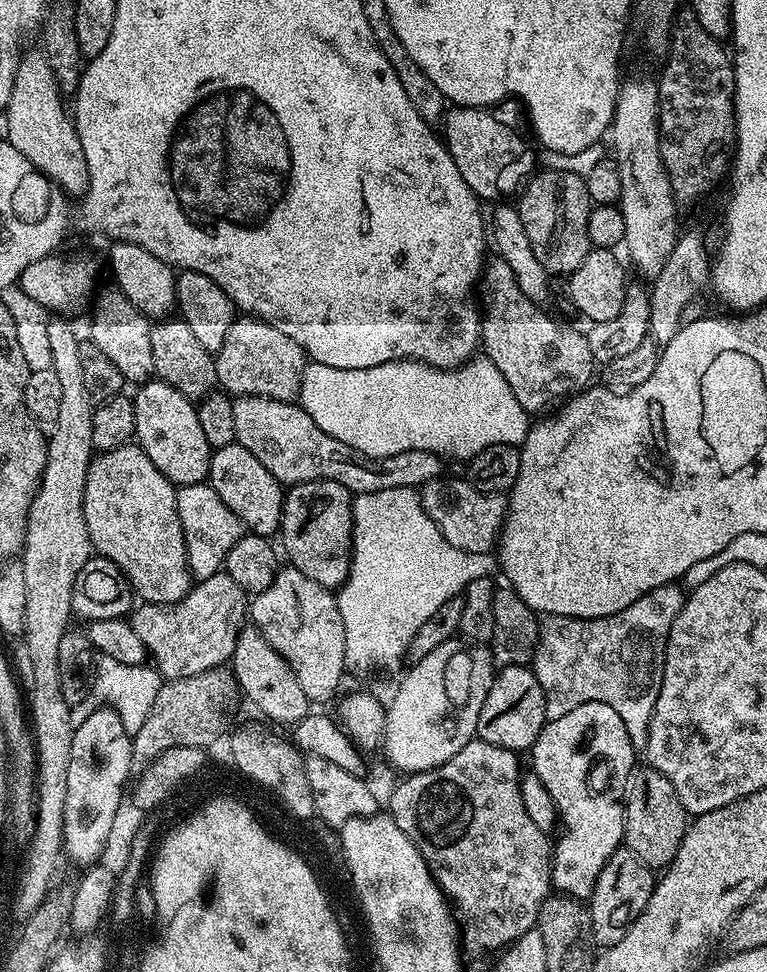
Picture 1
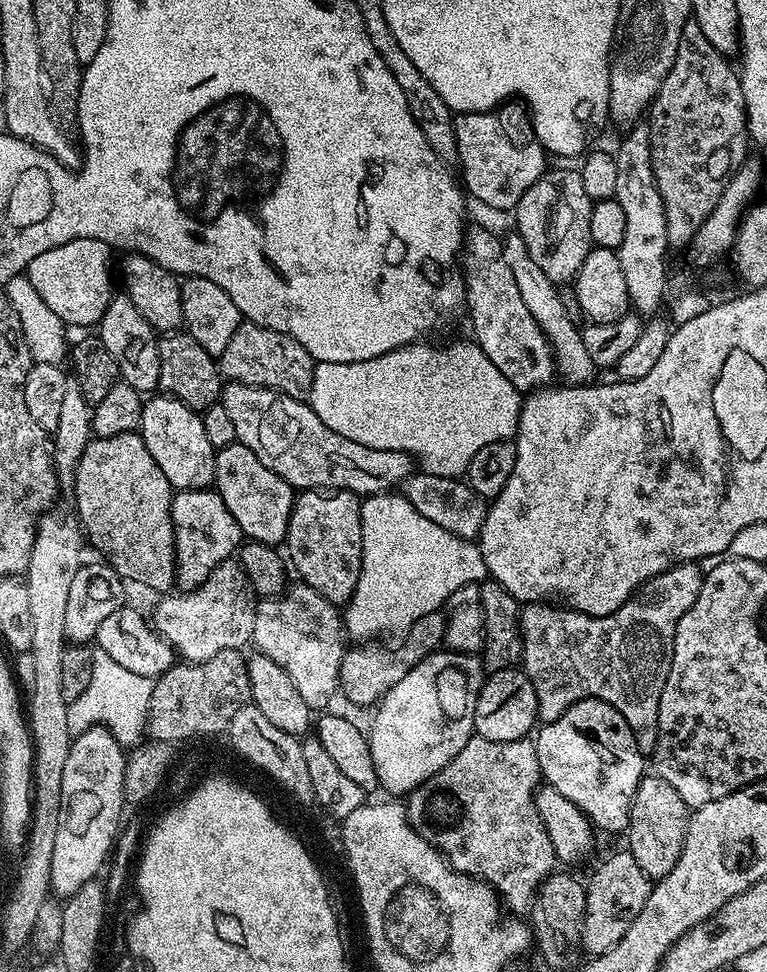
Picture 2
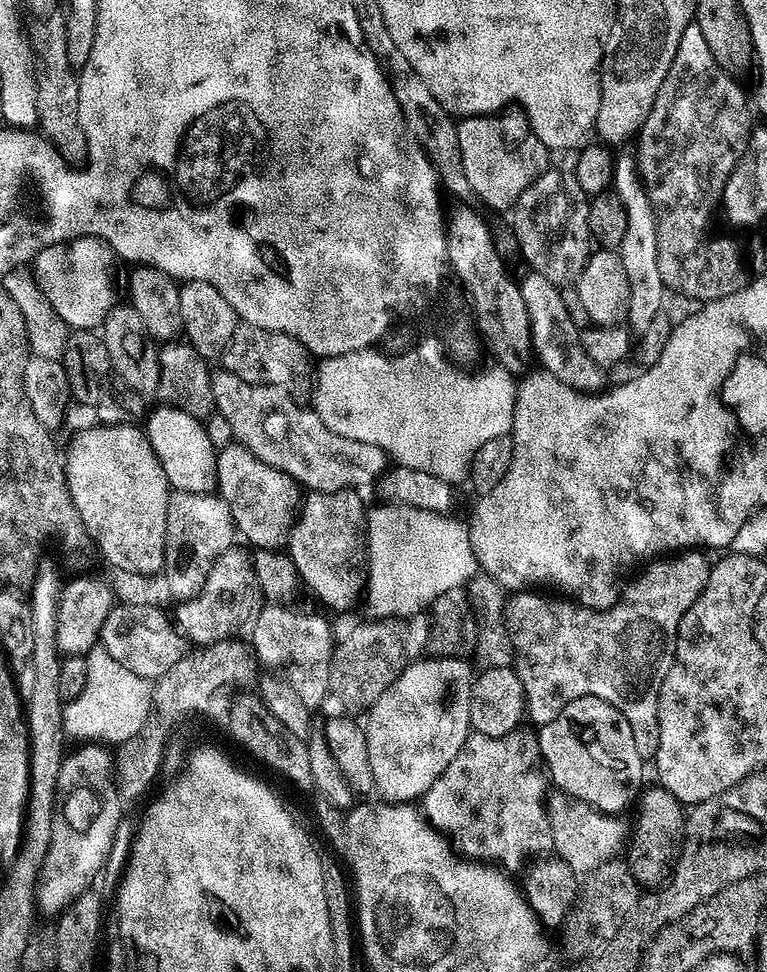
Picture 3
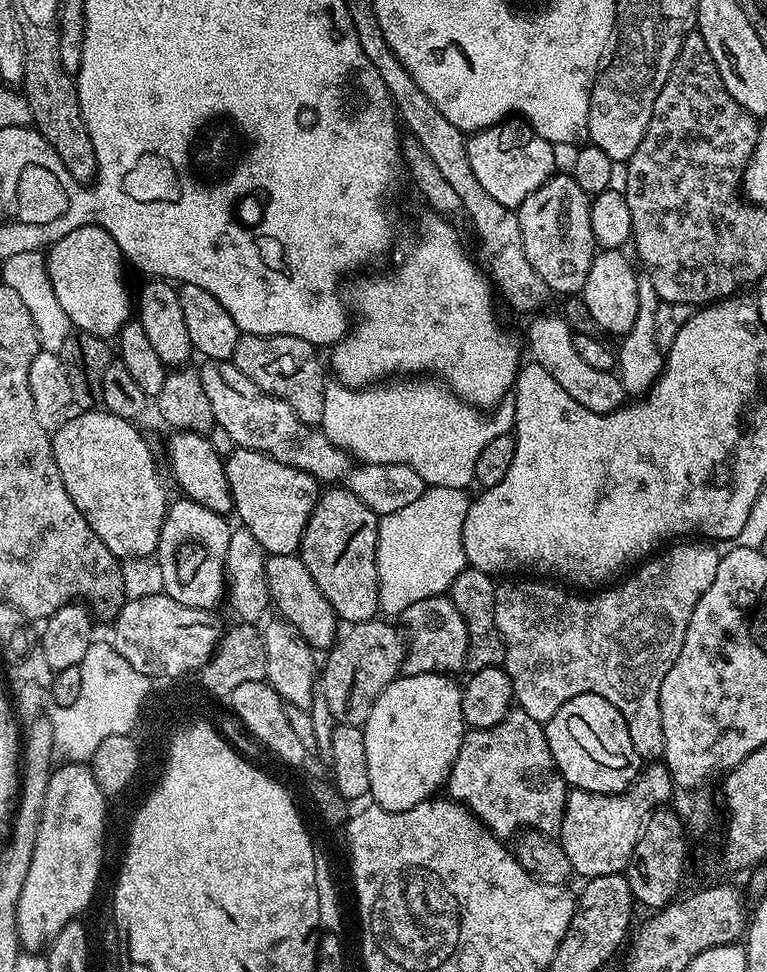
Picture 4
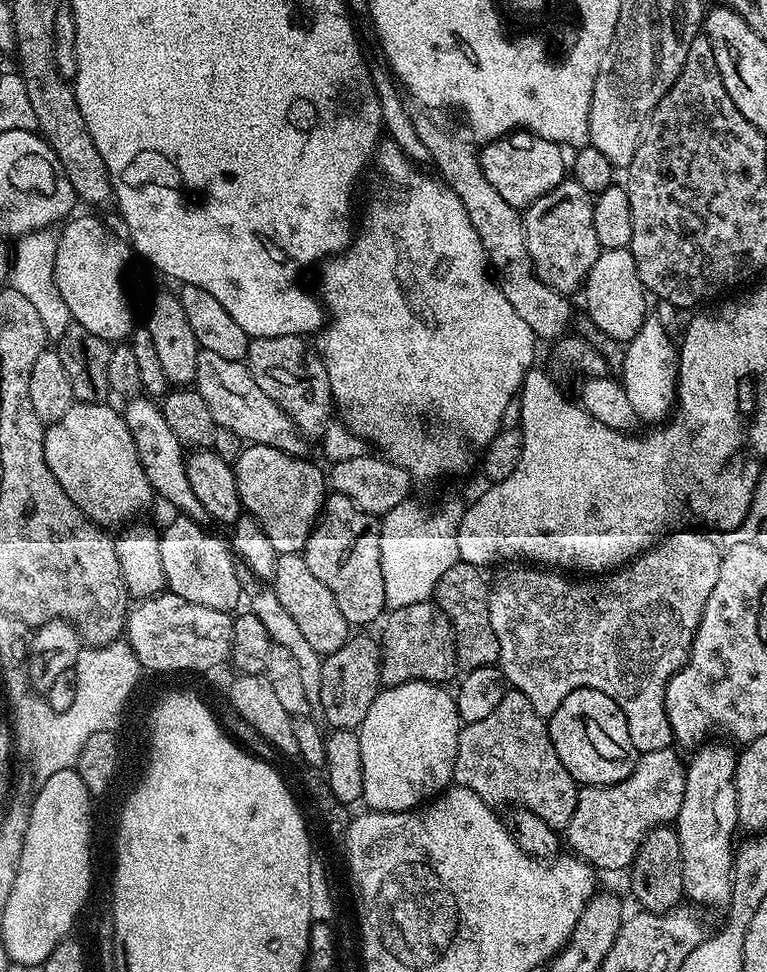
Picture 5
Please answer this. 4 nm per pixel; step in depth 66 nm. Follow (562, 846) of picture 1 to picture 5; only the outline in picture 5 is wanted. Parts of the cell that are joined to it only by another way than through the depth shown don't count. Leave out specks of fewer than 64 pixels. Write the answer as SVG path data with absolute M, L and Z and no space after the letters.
M574 690L562 698L562 706L554 710L554 714L547 717L548 733L550 742L566 770L576 779L577 785L591 786L593 784L617 784L622 782L634 770L638 753L634 742L630 742L630 726L626 726L626 714L620 707L620 703L606 694L602 690Z

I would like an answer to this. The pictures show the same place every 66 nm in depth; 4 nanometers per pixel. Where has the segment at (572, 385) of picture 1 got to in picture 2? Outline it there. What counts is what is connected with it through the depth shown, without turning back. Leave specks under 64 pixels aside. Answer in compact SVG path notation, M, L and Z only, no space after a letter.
M484 228L467 229L462 245L462 279L466 297L466 309L472 319L473 339L490 358L494 366L501 370L519 392L535 391L549 385L556 369L550 343L534 322L506 258L502 258L504 245L501 237L487 232Z

